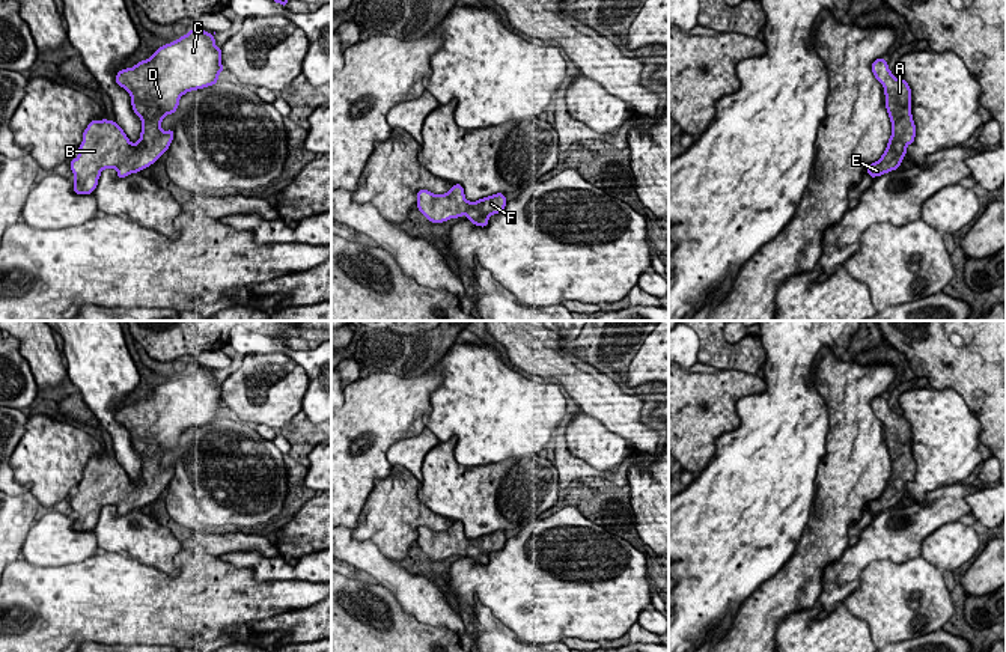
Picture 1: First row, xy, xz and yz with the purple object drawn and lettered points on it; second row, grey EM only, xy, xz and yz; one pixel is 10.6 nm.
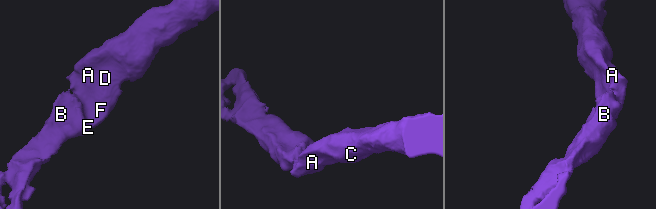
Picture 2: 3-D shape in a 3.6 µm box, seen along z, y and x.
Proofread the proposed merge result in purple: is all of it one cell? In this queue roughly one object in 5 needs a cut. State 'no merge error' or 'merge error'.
no merge error

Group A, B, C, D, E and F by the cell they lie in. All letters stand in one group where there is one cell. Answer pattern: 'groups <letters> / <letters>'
groups A B C D E F

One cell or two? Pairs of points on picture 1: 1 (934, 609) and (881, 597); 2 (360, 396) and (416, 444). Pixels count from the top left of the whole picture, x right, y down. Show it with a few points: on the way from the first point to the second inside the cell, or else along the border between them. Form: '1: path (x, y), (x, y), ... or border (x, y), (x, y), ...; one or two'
1: path (920, 604), (895, 600); one
2: border (425, 428), (399, 438), (387, 450), (387, 463); two

